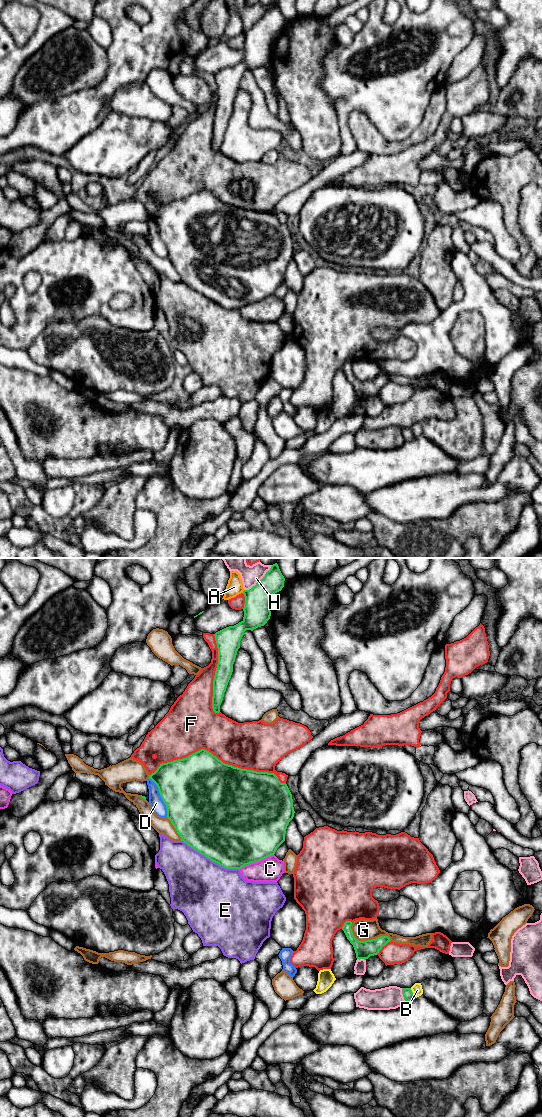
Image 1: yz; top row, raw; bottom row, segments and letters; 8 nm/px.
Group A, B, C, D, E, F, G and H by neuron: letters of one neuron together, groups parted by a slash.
A / B / C / D / E / F / G / H

